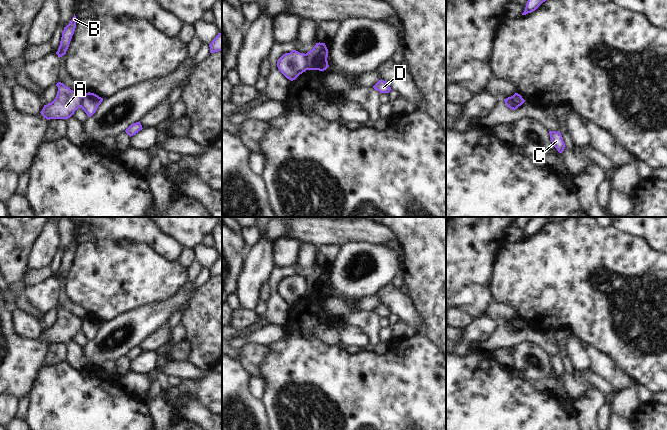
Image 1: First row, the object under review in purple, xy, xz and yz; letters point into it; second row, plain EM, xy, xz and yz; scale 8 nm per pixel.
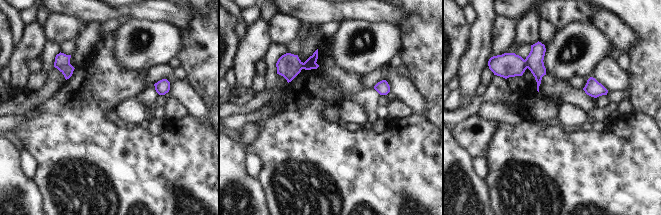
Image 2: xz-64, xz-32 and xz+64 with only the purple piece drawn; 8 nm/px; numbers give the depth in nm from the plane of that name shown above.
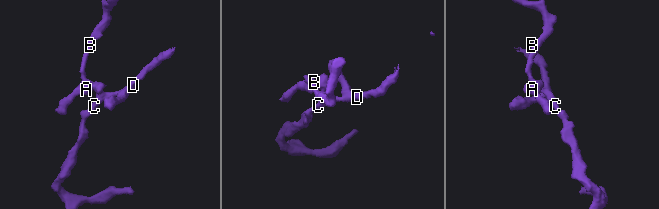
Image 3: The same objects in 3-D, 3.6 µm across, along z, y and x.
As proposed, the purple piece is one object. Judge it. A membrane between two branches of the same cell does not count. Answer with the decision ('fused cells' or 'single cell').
fused cells

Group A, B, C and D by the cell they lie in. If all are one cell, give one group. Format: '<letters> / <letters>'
A B / C D

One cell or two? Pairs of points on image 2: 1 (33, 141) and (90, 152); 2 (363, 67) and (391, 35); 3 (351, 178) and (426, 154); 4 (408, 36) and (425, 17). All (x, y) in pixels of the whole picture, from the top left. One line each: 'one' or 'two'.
1: one
2: one
3: one
4: one

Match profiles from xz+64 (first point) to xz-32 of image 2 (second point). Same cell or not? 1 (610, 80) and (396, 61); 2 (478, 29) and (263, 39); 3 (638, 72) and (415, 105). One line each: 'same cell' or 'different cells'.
1: different cells
2: same cell
3: different cells

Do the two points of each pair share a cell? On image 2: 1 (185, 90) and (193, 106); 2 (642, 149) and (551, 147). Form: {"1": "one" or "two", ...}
{"1": "one", "2": "one"}

